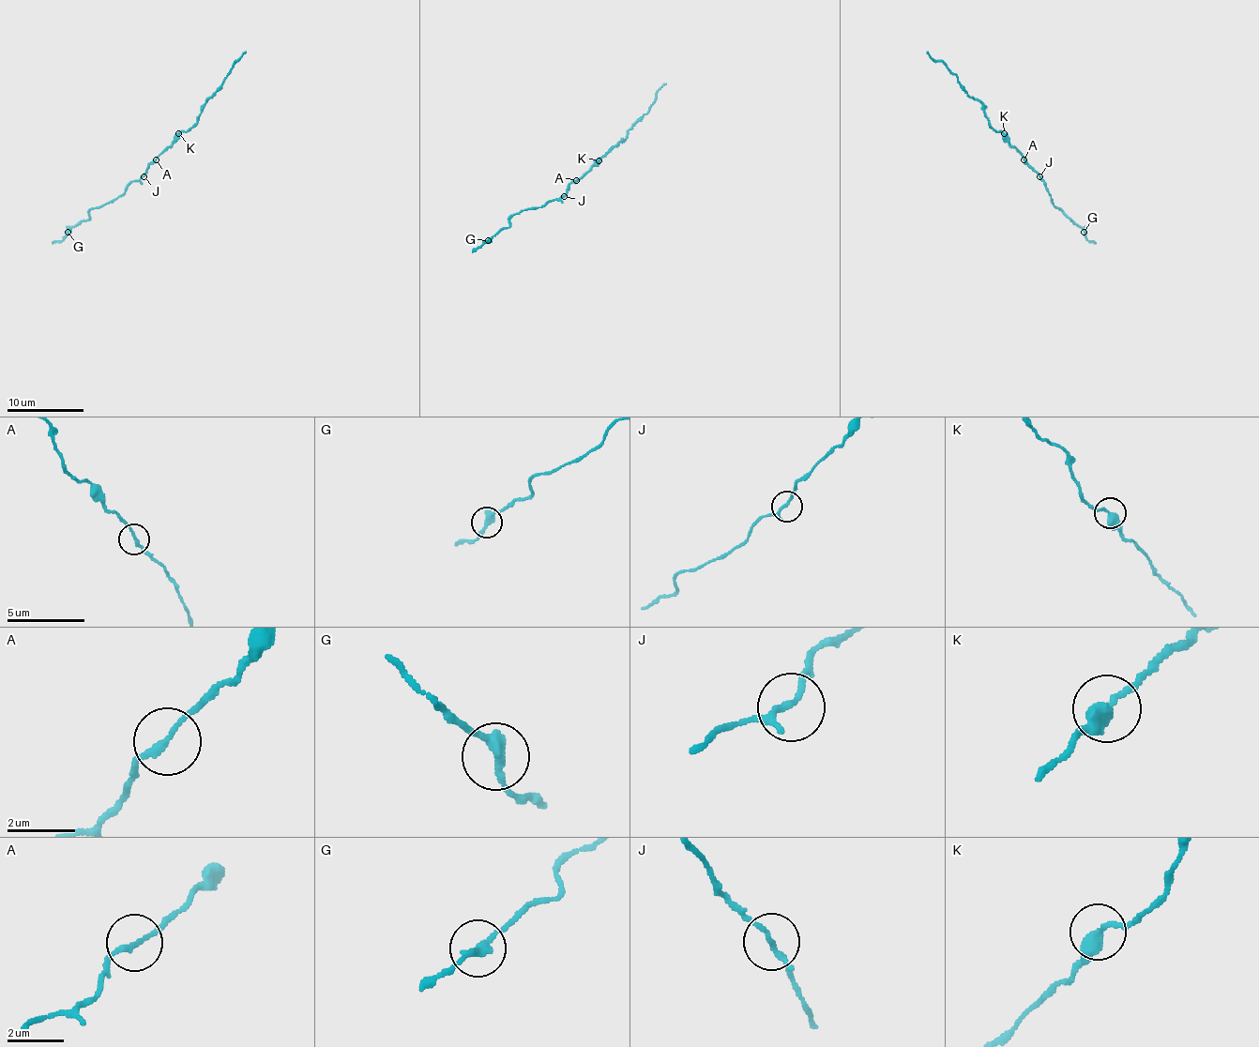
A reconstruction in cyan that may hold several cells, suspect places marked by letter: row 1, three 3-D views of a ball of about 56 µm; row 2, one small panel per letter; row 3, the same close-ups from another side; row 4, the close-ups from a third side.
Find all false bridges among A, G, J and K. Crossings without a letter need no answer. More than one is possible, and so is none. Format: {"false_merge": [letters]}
{"false_merge": ["K"]}

